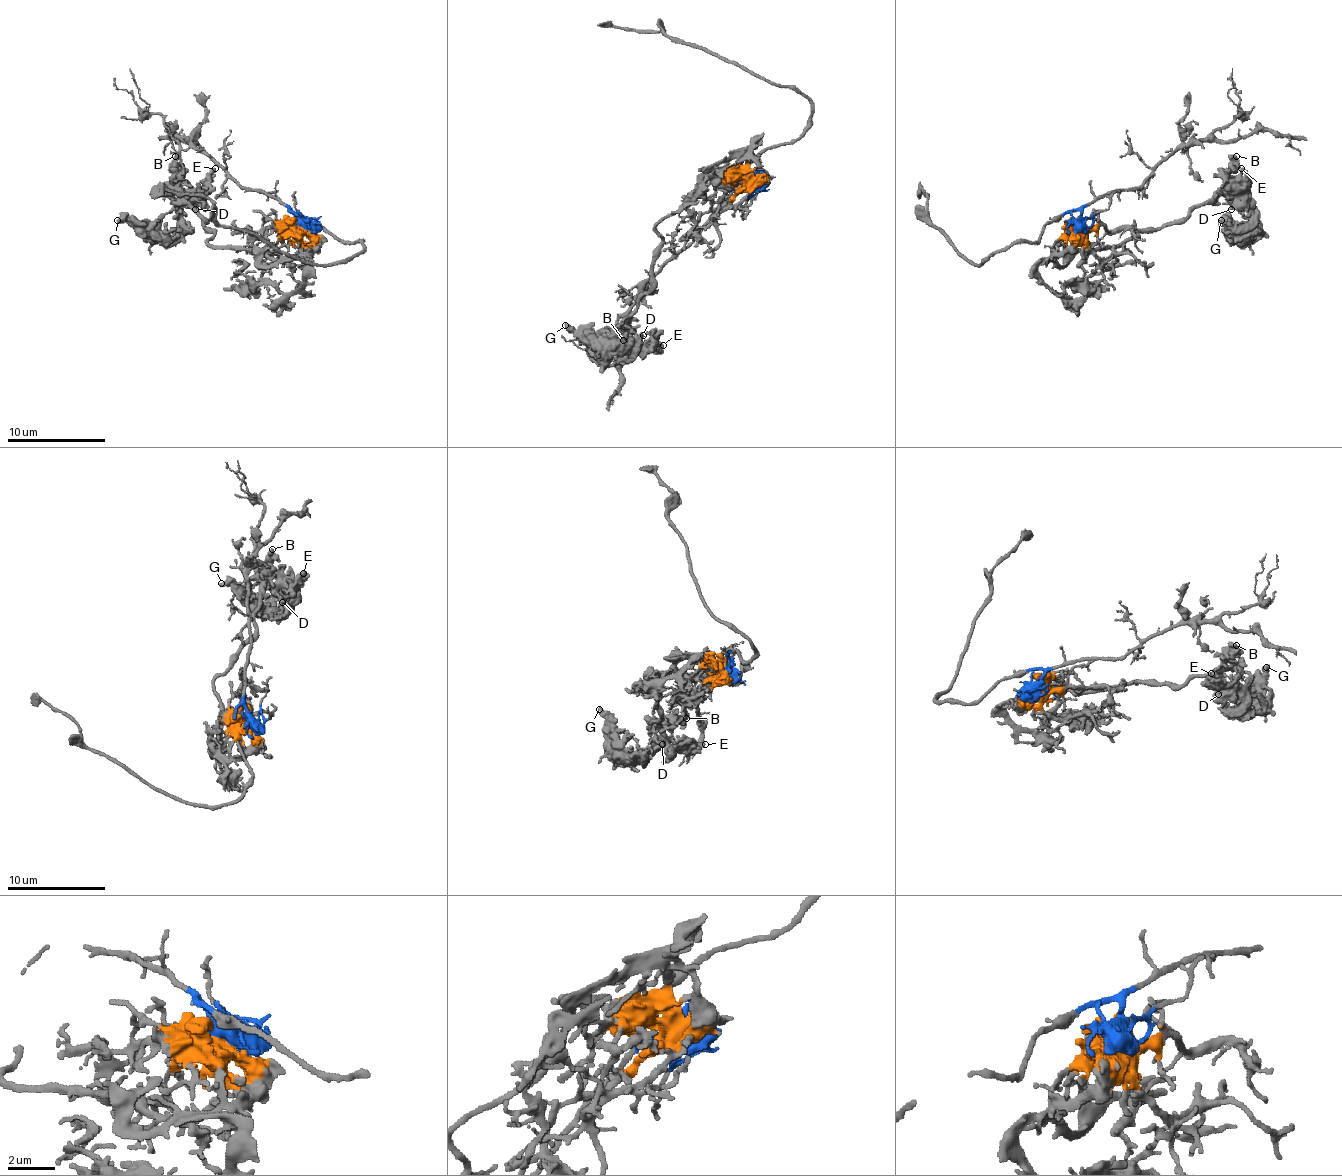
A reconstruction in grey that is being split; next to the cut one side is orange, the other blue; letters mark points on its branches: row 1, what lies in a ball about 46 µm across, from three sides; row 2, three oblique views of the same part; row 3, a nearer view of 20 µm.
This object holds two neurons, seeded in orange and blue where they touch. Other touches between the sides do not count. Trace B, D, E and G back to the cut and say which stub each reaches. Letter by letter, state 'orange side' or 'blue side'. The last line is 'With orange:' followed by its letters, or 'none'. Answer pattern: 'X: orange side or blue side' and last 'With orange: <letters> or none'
B: orange side
D: orange side
E: orange side
G: orange side
With orange: B, D, E, G

